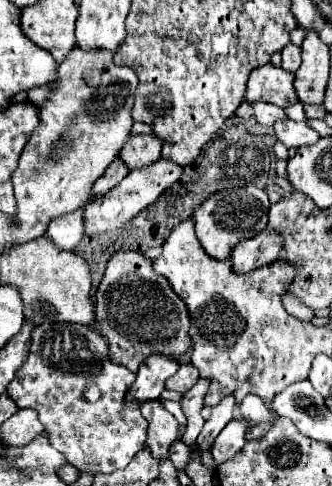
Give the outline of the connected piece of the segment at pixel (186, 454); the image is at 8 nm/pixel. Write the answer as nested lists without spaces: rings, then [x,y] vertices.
[[[182,441],[172,443],[172,447],[170,447],[170,461],[176,465],[176,469],[184,469],[188,459],[190,459],[190,447],[184,445]]]

